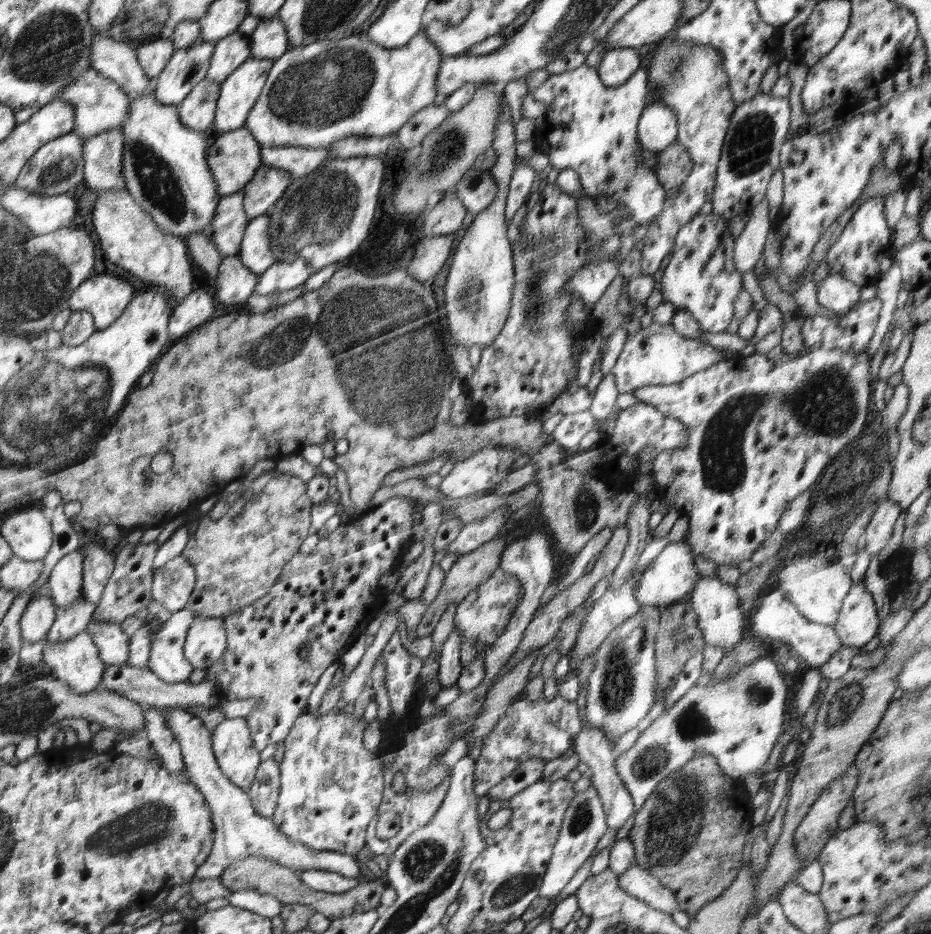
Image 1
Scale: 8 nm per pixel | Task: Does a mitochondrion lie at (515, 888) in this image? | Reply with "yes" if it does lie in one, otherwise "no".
yes

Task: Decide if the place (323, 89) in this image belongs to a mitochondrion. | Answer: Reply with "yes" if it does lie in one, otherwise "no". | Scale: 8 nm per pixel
yes

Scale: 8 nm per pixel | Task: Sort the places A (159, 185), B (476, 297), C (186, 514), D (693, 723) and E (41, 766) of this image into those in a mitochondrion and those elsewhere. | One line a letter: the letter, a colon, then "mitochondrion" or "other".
A: mitochondrion
B: mitochondrion
C: other
D: mitochondrion
E: other

